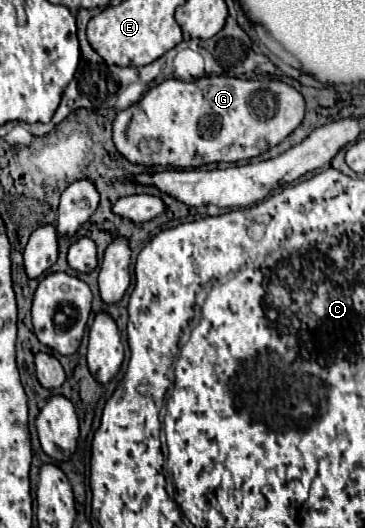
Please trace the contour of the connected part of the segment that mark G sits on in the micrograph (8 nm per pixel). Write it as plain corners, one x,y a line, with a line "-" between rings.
199,77
195,81
167,79
149,89
135,105
119,111
113,119
113,145
133,165
169,165
175,169
197,169
209,163
237,163
257,157
281,143
299,127
305,115
303,95
279,79
237,79
237,77

